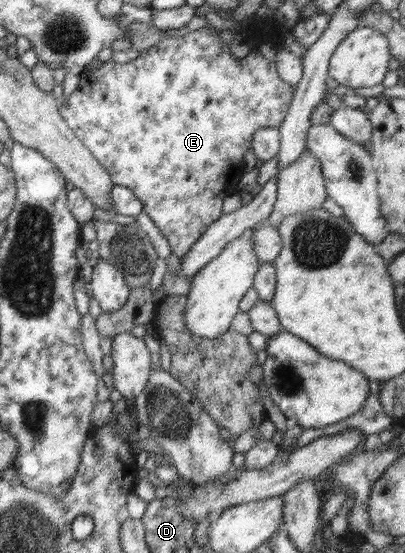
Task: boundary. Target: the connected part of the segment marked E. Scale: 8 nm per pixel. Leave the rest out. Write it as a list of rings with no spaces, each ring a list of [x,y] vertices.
[[[209,25],[191,31],[182,37],[161,37],[150,48],[143,50],[135,61],[128,63],[104,62],[99,69],[84,69],[79,80],[79,87],[69,95],[68,99],[59,104],[59,114],[67,123],[69,129],[93,154],[93,157],[107,170],[114,185],[128,187],[141,201],[143,213],[147,214],[160,229],[169,242],[172,252],[179,258],[189,251],[195,240],[205,233],[205,230],[222,215],[225,197],[239,192],[238,182],[244,173],[243,155],[251,148],[253,135],[259,129],[279,128],[288,113],[289,105],[294,97],[295,87],[283,81],[277,72],[274,62],[264,57],[257,48],[251,49],[243,59],[233,59],[228,45],[223,43],[219,33]]]

